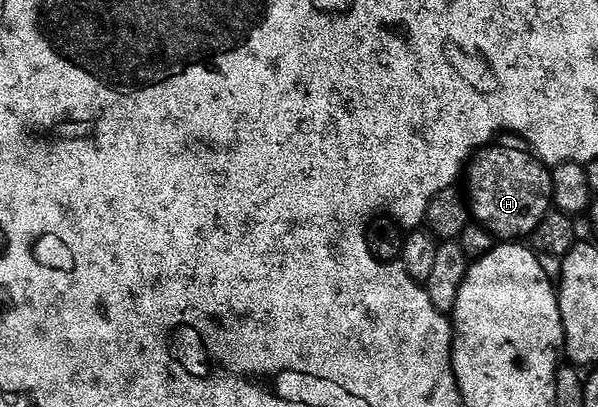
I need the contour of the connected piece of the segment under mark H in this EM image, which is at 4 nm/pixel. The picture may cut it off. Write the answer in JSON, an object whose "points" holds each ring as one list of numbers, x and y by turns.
{"points":[[487,147,474,154,464,173,464,196,470,207,470,216,495,238,506,243,518,243,529,238,540,227,544,215,551,212,554,199,554,178,551,170,538,160,533,152,522,149,494,149]]}

